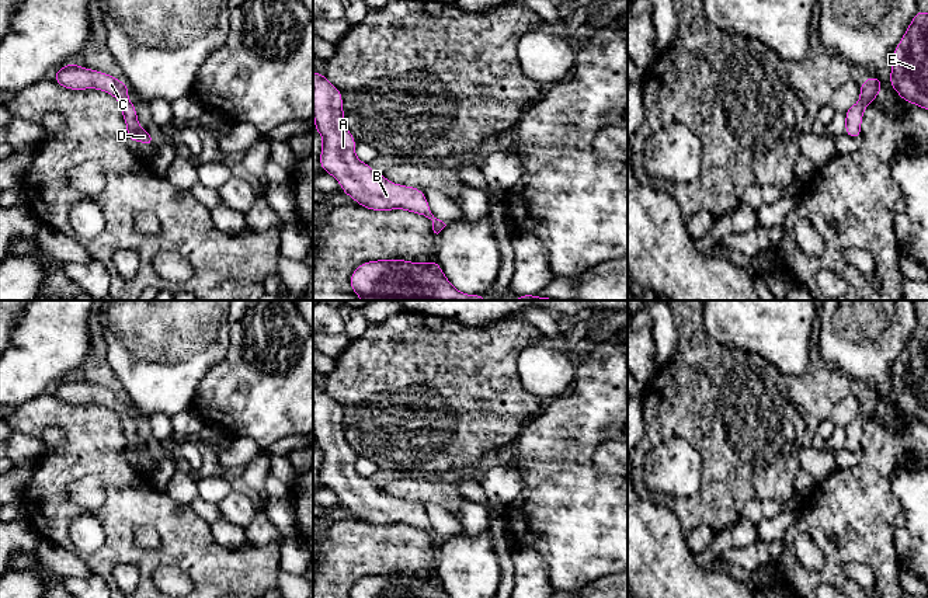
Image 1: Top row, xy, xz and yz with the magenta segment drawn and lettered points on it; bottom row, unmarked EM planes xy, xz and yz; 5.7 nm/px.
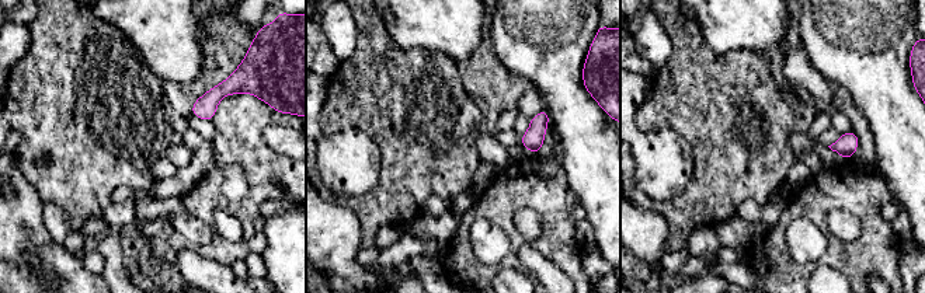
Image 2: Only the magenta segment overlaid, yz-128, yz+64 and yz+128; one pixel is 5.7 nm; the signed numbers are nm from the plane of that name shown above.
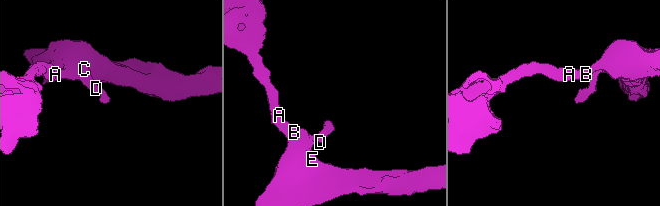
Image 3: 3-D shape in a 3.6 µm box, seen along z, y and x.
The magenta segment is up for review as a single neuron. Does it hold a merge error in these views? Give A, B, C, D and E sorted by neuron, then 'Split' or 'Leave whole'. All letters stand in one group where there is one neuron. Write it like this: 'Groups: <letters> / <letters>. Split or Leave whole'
Groups: A B C D E. Leave whole

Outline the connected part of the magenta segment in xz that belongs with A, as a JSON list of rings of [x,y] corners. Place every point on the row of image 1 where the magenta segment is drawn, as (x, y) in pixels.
[[[316,72],[313,114],[314,129],[323,138],[320,167],[340,182],[344,194],[371,211],[404,209],[423,215],[432,220],[432,230],[437,234],[446,226],[431,213],[423,190],[395,184],[357,159],[357,140],[345,125],[343,95],[326,74]]]

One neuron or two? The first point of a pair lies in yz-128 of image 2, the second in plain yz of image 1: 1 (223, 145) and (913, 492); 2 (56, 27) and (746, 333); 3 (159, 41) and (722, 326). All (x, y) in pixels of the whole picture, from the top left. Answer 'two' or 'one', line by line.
1: two
2: two
3: one

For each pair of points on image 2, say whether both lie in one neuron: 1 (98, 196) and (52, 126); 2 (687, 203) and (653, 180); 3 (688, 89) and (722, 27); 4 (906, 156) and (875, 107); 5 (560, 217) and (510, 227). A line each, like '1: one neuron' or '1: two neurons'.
1: one neuron
2: two neurons
3: two neurons
4: one neuron
5: one neuron

